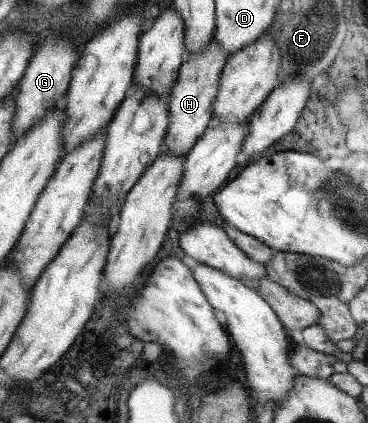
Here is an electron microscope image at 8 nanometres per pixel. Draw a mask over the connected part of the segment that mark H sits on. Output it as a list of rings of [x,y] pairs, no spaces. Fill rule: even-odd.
[[[214,36],[207,47],[190,60],[183,62],[179,68],[177,79],[167,94],[167,129],[163,137],[163,149],[160,154],[184,156],[195,144],[197,138],[203,136],[205,129],[212,125],[211,104],[217,95],[217,82],[220,71],[226,64],[224,51],[216,44]]]

